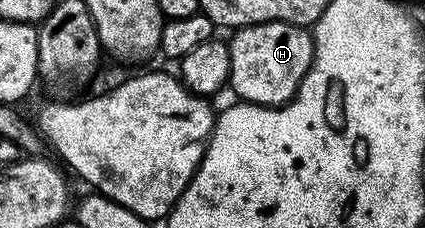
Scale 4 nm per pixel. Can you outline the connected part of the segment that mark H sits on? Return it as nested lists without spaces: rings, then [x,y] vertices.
[[[266,22],[250,24],[247,28],[237,28],[231,33],[232,40],[228,44],[230,50],[230,88],[237,92],[241,101],[249,104],[266,104],[279,106],[287,104],[296,95],[302,78],[312,65],[313,33],[307,27],[286,22]]]

